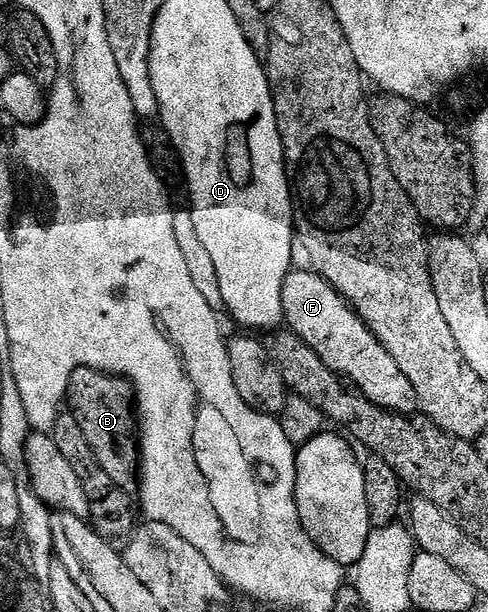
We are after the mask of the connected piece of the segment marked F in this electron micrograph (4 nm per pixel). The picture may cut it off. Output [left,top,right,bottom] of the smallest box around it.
[282,269,419,416]

